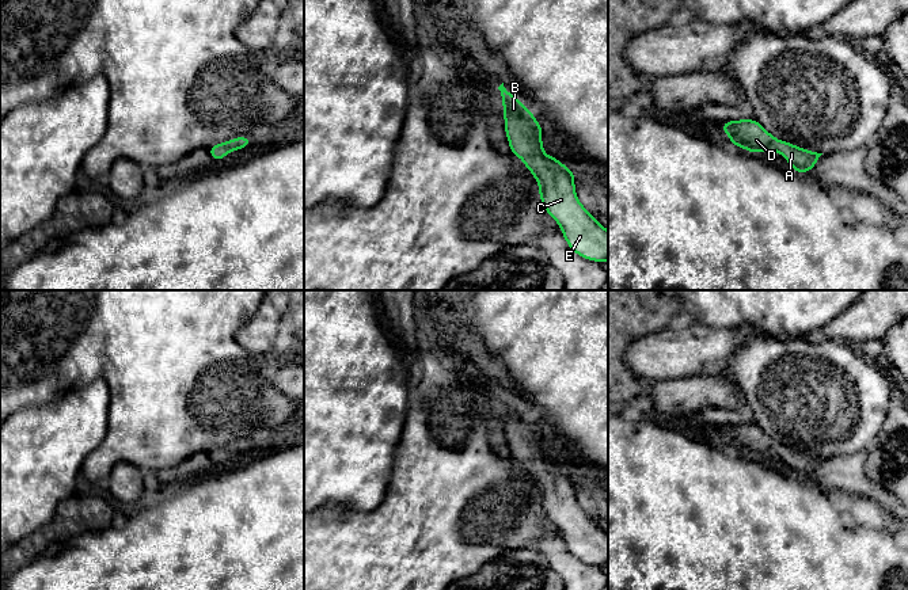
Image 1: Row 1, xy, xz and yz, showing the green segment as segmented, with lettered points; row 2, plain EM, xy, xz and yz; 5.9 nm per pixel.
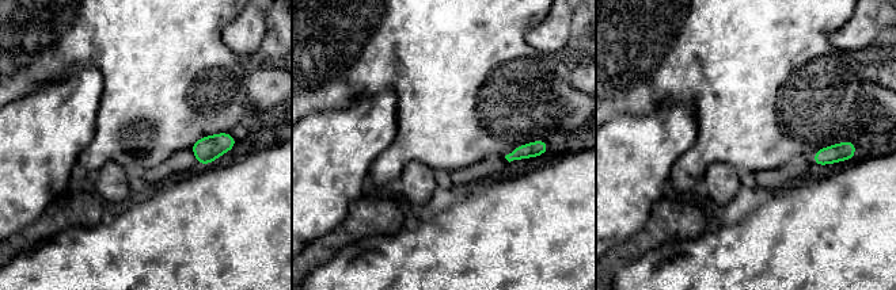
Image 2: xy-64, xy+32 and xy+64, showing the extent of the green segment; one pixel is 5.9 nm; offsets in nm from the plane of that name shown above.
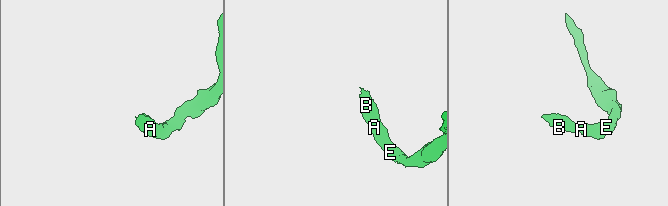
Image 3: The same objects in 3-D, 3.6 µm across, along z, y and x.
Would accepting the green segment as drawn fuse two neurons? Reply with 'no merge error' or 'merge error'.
no merge error

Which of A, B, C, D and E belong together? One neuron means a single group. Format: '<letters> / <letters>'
A B C D E

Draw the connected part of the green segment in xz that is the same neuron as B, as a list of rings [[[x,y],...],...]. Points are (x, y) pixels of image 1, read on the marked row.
[[[504,83],[498,90],[510,152],[524,160],[524,165],[537,180],[540,201],[546,212],[562,228],[570,250],[588,260],[607,262],[608,231],[578,201],[574,171],[543,152],[540,137],[543,127],[531,110],[508,92]]]

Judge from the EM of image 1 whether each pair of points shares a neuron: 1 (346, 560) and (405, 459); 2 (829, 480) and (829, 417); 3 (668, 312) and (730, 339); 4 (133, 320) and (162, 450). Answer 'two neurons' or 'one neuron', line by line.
1: one neuron
2: two neurons
3: two neurons
4: one neuron

